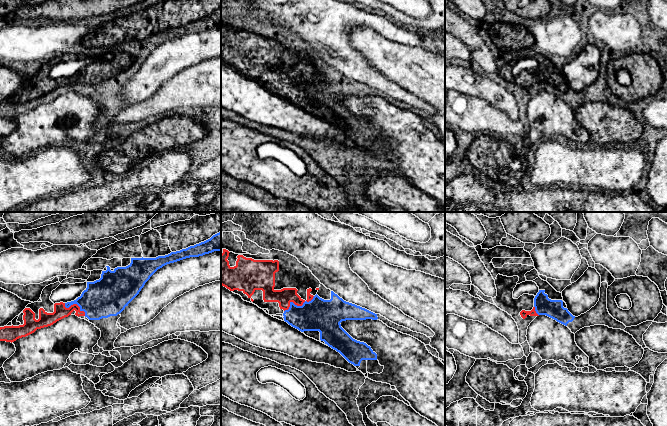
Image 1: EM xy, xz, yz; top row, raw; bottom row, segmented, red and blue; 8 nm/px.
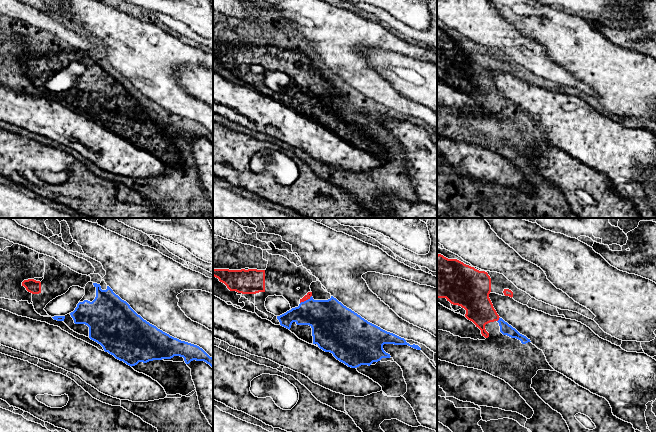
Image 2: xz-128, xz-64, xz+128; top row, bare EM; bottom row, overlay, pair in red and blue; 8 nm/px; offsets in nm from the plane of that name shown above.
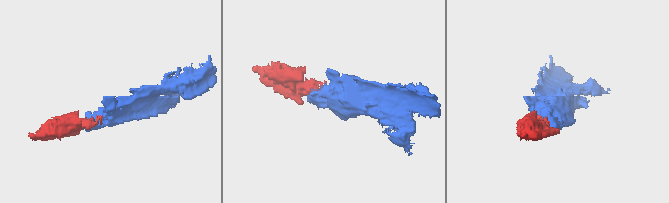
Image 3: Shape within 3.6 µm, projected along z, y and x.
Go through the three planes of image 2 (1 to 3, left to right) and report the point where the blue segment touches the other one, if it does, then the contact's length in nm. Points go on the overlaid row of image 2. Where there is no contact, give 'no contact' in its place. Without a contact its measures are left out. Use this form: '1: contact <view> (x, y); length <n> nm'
1: no contact
2: contact xz-64 (305, 300); length 120 nm
3: contact xz+128 (498, 319); length 40 nm

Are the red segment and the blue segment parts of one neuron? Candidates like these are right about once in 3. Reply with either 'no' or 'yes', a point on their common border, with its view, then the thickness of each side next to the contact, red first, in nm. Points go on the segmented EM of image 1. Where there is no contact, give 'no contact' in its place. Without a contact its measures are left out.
yes; contact xz (297, 305); calibres 130 and 260 nm

